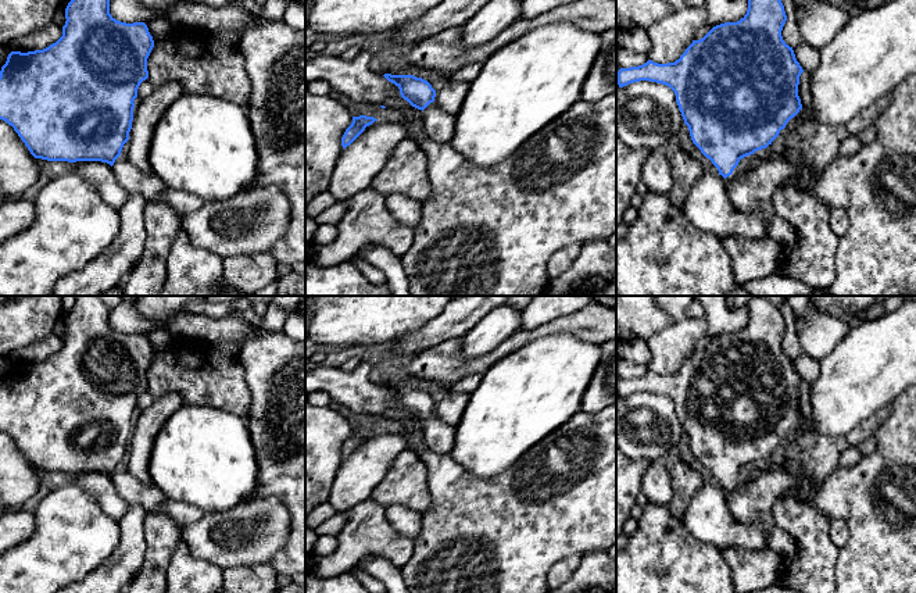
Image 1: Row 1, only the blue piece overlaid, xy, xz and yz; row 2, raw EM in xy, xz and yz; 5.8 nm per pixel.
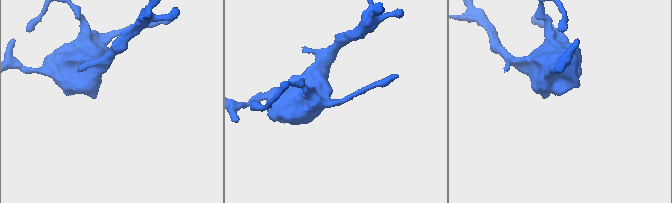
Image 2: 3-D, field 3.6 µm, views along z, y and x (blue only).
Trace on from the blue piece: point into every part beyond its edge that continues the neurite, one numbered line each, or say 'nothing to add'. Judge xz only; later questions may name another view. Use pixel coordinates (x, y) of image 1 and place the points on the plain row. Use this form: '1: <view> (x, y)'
1: xz (440, 436)

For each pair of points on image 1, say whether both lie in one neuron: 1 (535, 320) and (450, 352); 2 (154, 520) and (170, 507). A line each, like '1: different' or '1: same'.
1: different
2: different

